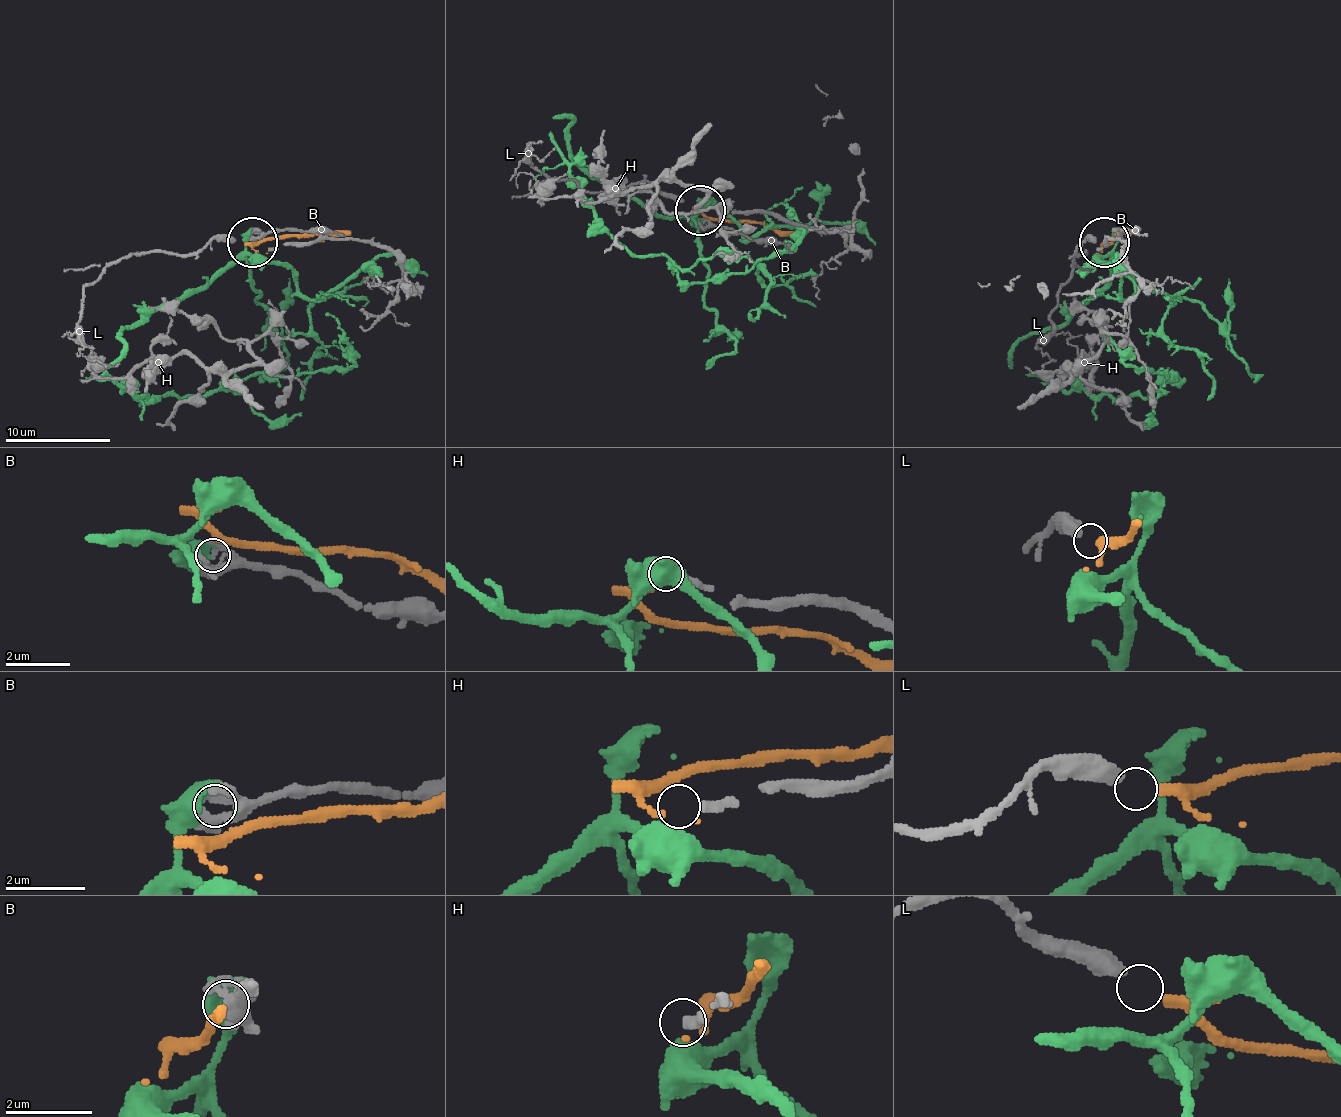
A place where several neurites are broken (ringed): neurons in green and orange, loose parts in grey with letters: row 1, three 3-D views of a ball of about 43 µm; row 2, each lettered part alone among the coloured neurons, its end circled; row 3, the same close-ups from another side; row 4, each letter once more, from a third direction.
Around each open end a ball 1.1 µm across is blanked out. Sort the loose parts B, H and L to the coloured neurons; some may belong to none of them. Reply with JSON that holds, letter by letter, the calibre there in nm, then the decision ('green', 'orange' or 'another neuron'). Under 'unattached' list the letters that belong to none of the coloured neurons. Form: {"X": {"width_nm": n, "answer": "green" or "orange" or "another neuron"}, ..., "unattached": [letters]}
{"B": {"width_nm": 190, "answer": "green"}, "H": {"width_nm": 200, "answer": "another neuron"}, "L": {"width_nm": 420, "answer": "orange"}, "unattached": ["H"]}

